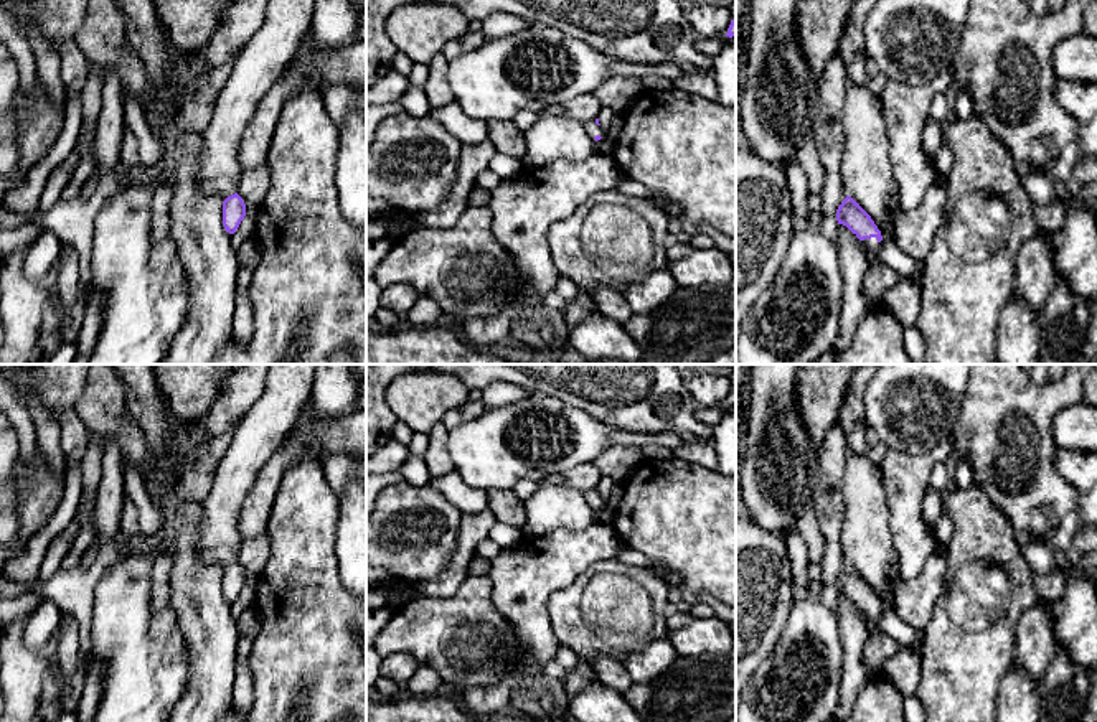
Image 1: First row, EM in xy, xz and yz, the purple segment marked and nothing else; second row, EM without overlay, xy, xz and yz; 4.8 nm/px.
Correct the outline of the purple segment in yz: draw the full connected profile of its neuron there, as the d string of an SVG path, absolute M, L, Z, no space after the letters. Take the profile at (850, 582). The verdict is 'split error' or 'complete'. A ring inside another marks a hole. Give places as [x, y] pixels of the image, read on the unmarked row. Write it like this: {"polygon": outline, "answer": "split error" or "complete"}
{"polygon": "M846 565L836 579L838 593L846 595L863 613L868 636L881 633L878 625L883 605L871 585L851 567Z", "answer": "split error"}

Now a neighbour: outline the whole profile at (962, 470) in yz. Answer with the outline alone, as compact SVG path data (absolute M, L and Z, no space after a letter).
M958 457L952 462L952 475L957 490L965 490L973 485L973 466L967 457Z

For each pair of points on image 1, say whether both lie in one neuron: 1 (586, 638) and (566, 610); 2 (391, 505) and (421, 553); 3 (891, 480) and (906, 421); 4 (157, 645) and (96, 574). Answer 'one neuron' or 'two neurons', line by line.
1: one neuron
2: one neuron
3: two neurons
4: two neurons

